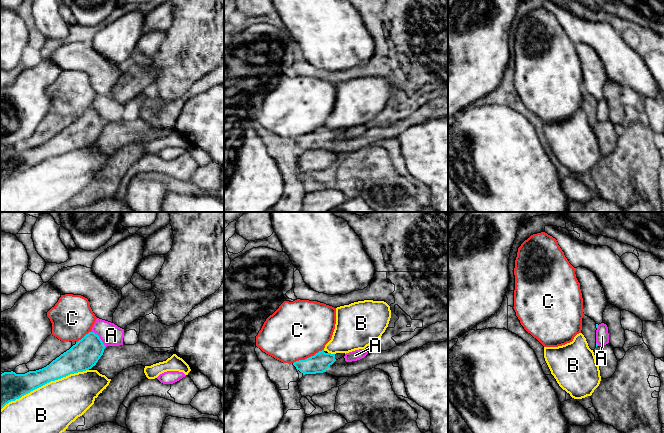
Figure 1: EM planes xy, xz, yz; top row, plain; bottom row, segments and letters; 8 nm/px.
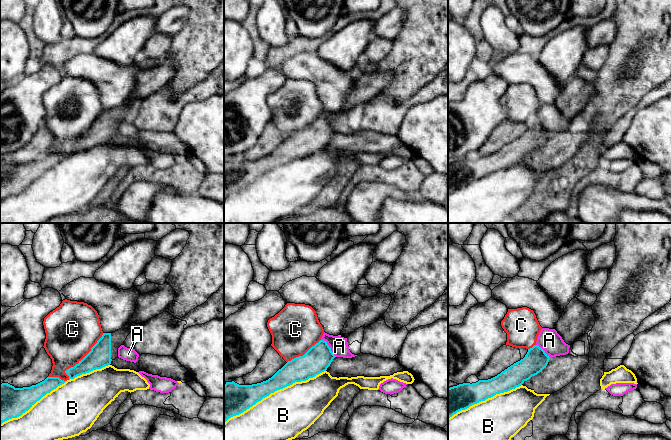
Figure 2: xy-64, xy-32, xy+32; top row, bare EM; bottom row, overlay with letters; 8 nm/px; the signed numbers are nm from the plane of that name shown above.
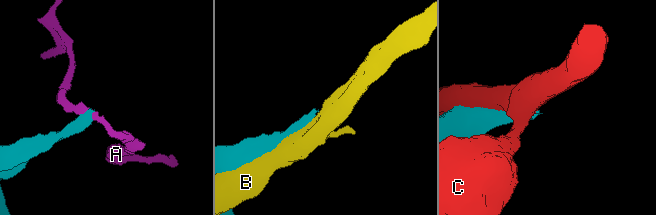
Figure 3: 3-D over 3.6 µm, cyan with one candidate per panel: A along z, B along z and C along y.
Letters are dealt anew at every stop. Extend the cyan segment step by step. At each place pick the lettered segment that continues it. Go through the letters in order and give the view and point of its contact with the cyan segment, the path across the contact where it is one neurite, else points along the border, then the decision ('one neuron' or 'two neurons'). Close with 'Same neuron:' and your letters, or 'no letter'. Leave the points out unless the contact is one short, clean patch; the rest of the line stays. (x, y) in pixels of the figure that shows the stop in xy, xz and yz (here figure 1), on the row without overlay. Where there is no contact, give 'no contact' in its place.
A: contact xy (99, 114); border xy (91, 107), (98, 112), (105, 123); two neurons
B: contact xy (44, 160); two neurons
C: contact xz (309, 133); two neurons
Same neuron: no letter

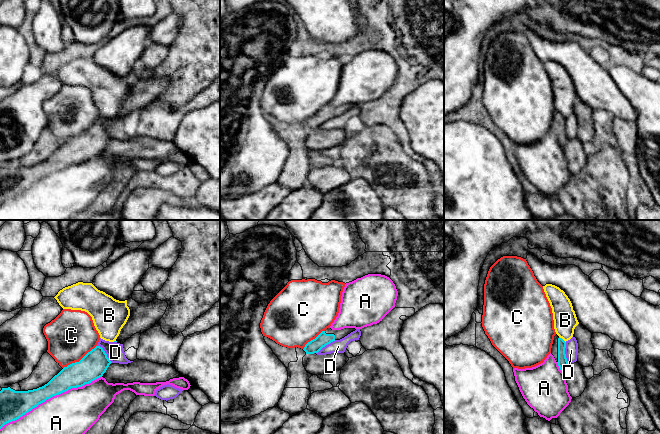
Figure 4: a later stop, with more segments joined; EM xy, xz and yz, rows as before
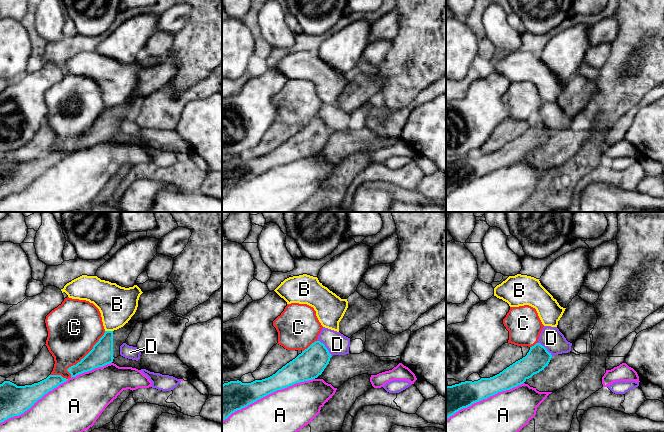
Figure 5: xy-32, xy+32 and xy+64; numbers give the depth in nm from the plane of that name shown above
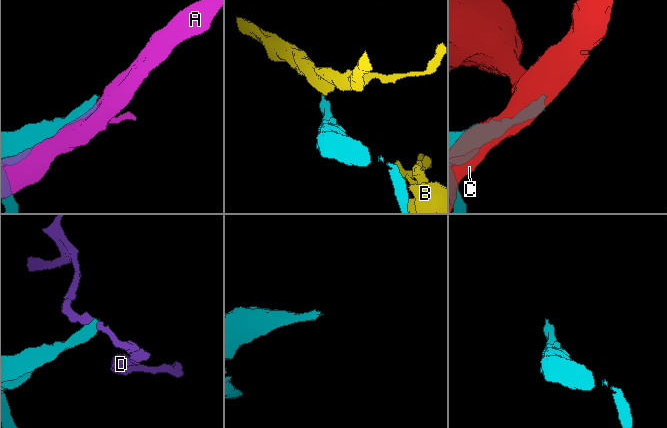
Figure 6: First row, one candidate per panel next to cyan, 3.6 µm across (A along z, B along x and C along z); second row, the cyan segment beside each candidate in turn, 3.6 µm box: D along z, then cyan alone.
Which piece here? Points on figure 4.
A: contact xy (50, 173); two neurons
B: contact yz (562, 115); border yz (559, 112), (565, 118); two neurons
C: contact xy (80, 136); two neurons
D: contact yz (564, 128); border yz (565, 118), (565, 133), (568, 138); two neurons
Same neuron: no letter

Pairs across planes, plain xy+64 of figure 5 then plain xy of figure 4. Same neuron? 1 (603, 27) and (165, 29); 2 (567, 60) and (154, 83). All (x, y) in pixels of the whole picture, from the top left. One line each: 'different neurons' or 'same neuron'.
1: same neuron
2: different neurons

